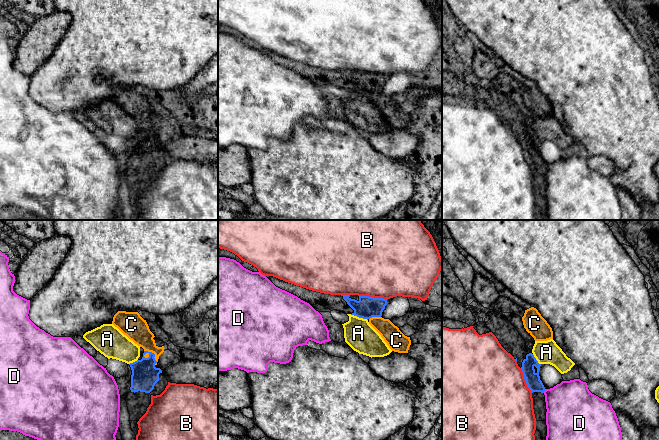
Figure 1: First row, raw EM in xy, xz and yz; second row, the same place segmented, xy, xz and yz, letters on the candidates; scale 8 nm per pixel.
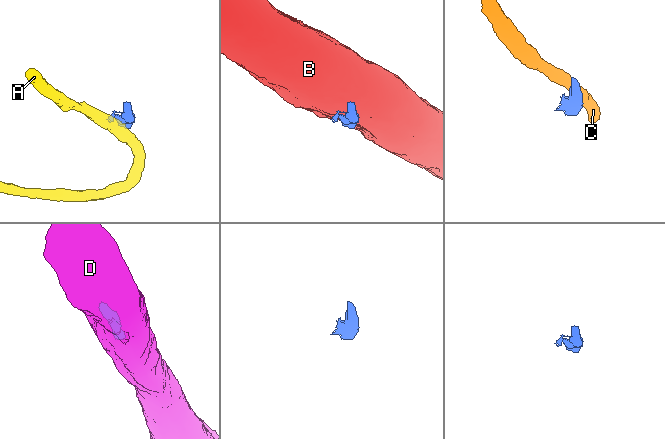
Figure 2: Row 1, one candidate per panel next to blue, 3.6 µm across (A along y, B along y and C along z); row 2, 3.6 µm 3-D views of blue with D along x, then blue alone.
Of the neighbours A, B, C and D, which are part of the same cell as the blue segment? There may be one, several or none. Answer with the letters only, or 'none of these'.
none of these

